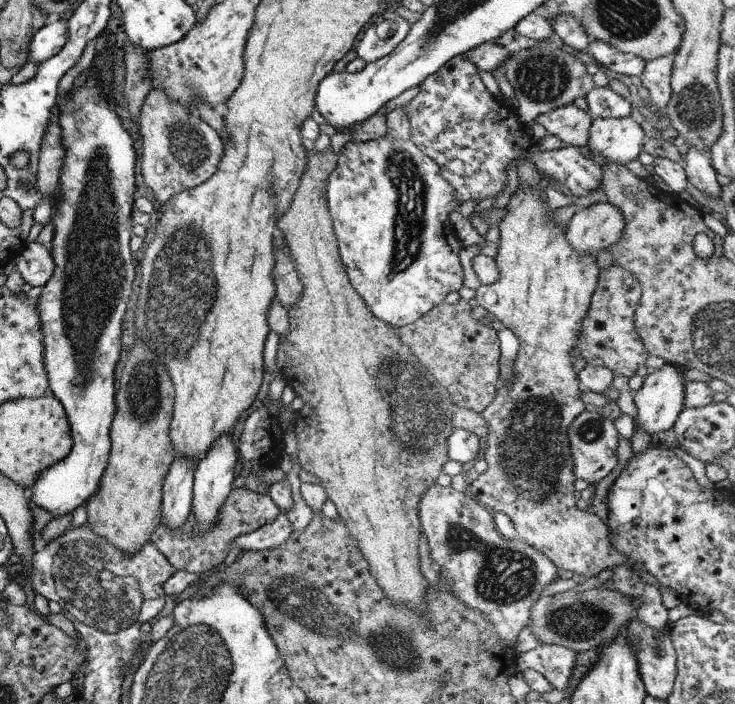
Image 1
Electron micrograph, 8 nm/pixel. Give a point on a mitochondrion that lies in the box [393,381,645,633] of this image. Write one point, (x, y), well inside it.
(529, 465)

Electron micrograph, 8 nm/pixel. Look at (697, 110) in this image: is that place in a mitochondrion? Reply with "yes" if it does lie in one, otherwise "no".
yes

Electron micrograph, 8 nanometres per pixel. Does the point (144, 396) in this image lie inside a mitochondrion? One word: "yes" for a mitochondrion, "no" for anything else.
yes

